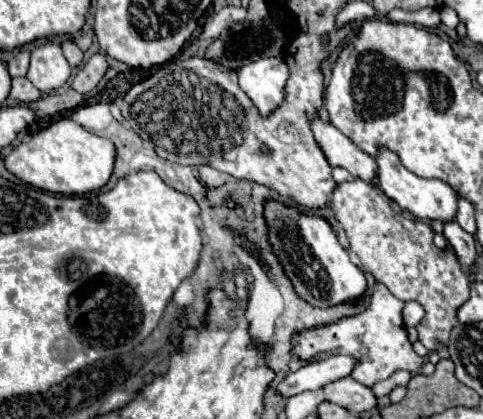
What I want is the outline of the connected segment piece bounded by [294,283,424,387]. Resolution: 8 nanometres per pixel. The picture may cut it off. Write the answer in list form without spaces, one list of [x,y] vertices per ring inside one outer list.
[[[376,283],[374,291],[372,291],[372,299],[360,315],[340,319],[338,323],[332,323],[326,327],[316,327],[316,329],[294,335],[294,353],[308,361],[312,361],[312,359],[322,361],[328,355],[338,355],[338,353],[352,355],[360,361],[354,367],[352,377],[366,387],[372,387],[374,383],[388,379],[392,373],[396,373],[400,369],[410,371],[414,375],[420,371],[424,359],[414,353],[412,343],[408,341],[408,335],[406,335],[406,329],[402,323],[402,307],[404,307],[404,301],[396,299],[388,291],[388,287],[384,287],[382,283]]]

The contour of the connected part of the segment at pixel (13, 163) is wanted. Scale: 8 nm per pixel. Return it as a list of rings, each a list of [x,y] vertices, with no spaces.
[[[62,118],[42,130],[30,141],[14,147],[12,153],[4,157],[6,169],[10,173],[14,173],[28,185],[62,195],[96,191],[106,185],[112,175],[112,163],[116,153],[112,141],[86,131],[82,125],[69,118]]]

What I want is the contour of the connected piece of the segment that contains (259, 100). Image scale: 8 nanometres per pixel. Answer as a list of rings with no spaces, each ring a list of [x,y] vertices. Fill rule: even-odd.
[[[261,57],[238,69],[240,87],[258,107],[262,117],[268,117],[284,101],[288,75],[288,65],[280,57]]]

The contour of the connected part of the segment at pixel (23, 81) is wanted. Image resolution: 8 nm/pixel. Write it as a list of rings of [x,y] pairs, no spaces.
[[[18,77],[18,85],[12,87],[10,97],[12,97],[14,101],[30,103],[30,101],[38,101],[38,99],[42,99],[44,93],[42,93],[38,87],[34,87],[26,77]]]

